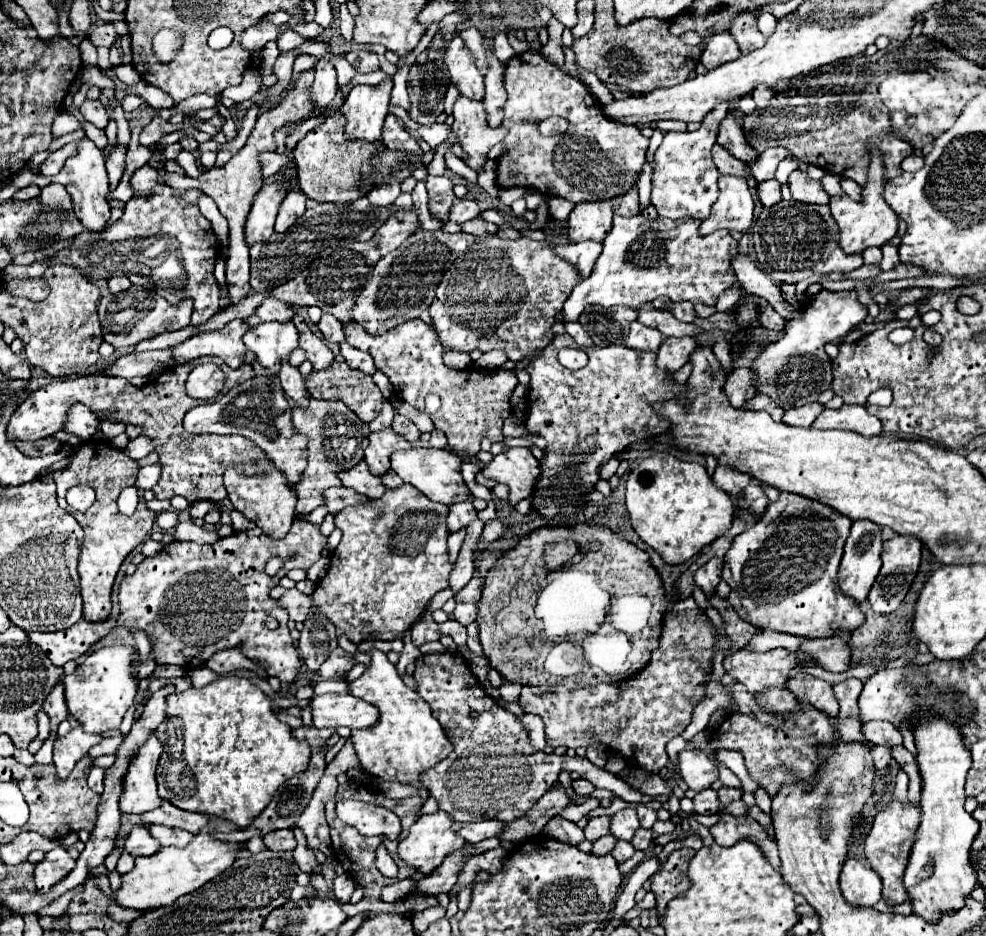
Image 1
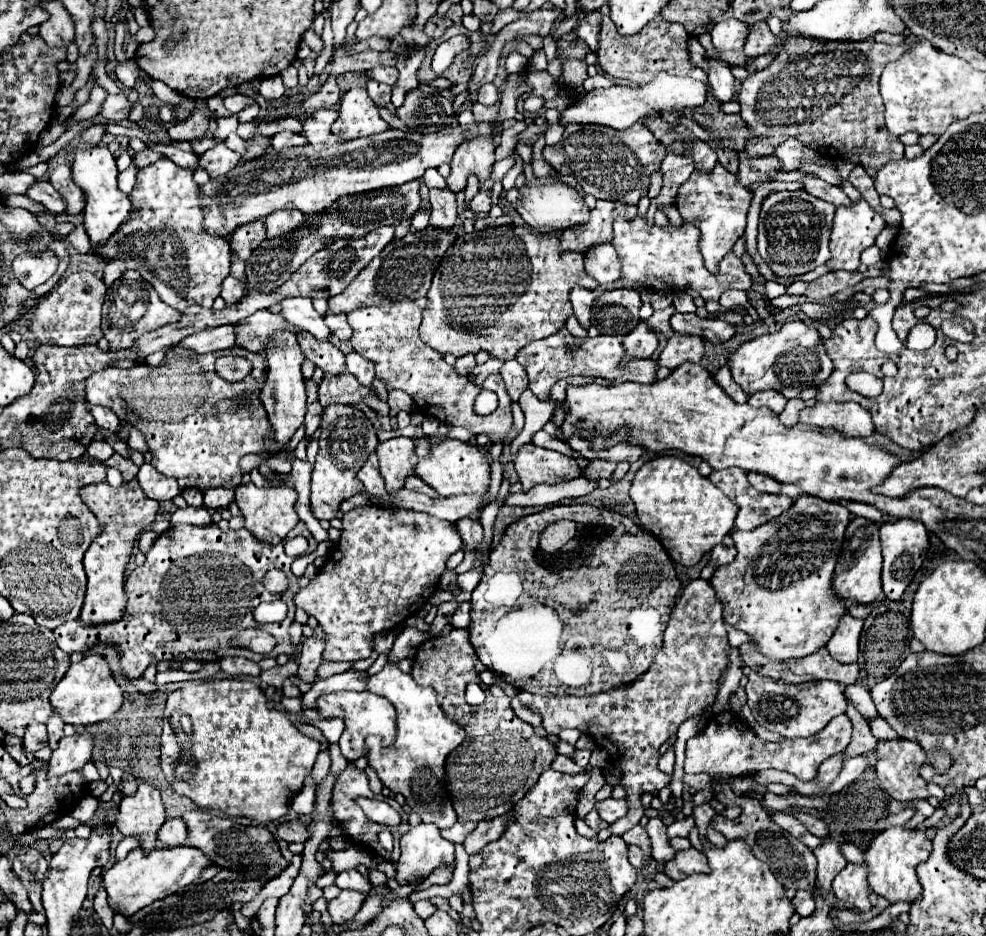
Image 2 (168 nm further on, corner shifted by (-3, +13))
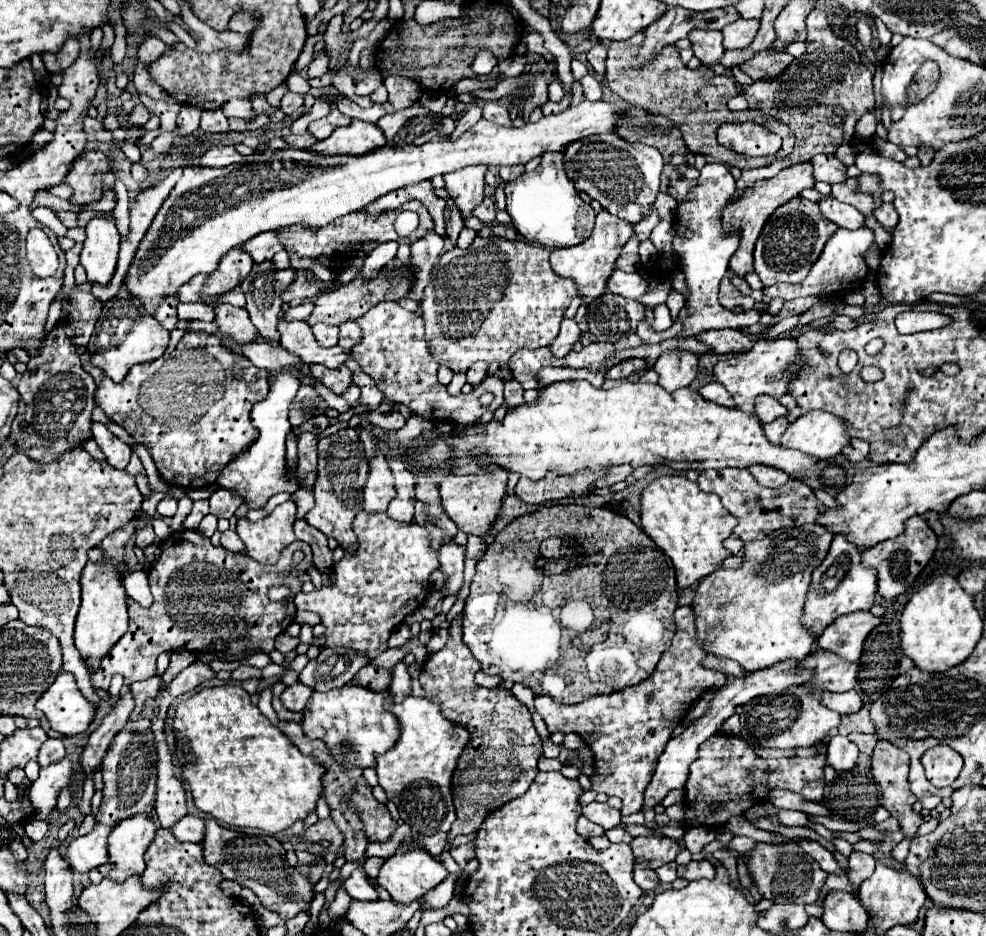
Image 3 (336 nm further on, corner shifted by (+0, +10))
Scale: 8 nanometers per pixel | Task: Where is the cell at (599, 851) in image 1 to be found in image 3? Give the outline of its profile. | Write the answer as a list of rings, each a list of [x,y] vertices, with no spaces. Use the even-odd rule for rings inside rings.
[[[680,606],[680,608],[676,608],[674,618],[676,618],[674,640],[672,640],[670,648],[662,654],[662,660],[658,662],[658,668],[654,670],[654,674],[650,678],[642,680],[642,684],[624,688],[622,692],[614,692],[614,694],[596,694],[596,696],[592,696],[580,704],[572,704],[572,706],[556,704],[554,700],[550,700],[550,696],[536,696],[534,698],[536,712],[546,720],[550,734],[572,730],[572,732],[580,734],[584,738],[584,742],[592,748],[594,760],[596,760],[596,768],[592,774],[592,788],[596,792],[620,796],[622,816],[628,816],[628,814],[642,810],[646,784],[650,784],[650,776],[654,774],[654,764],[658,762],[658,756],[662,754],[662,748],[666,746],[666,740],[670,740],[672,730],[682,722],[682,716],[686,714],[686,710],[690,710],[694,706],[694,702],[708,690],[708,686],[710,688],[714,684],[722,686],[726,682],[726,676],[722,672],[708,670],[702,666],[702,660],[708,656],[708,652],[702,650],[698,640],[696,640],[694,608]]]

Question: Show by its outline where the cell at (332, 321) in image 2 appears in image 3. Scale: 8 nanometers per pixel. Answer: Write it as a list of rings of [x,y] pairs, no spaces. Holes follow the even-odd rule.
[[[342,322],[338,328],[340,328],[340,342],[338,342],[338,346],[346,348],[346,350],[350,350],[352,344],[362,338],[362,330],[358,330],[356,322]]]

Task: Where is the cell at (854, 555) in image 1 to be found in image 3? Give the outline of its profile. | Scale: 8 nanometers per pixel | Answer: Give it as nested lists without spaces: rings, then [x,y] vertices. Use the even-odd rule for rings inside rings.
[[[836,534],[826,560],[822,562],[822,566],[814,570],[808,598],[804,604],[802,622],[812,632],[816,632],[816,636],[820,636],[824,628],[832,624],[838,616],[860,612],[860,610],[870,610],[876,598],[876,590],[878,590],[878,576],[874,568],[862,564],[862,548],[852,544],[846,536]]]

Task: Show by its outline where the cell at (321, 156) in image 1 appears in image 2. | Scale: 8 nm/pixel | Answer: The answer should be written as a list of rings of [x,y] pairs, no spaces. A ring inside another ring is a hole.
[[[319,109],[313,115],[309,115],[303,121],[303,135],[309,139],[309,145],[313,145],[317,151],[327,149],[331,145],[339,145],[343,141],[339,141],[333,133],[331,133],[331,125],[337,119],[337,111],[333,109]]]

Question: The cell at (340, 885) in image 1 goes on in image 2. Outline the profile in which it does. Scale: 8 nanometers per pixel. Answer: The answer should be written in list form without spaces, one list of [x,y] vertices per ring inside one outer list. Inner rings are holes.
[[[349,869],[349,871],[339,873],[335,885],[339,889],[353,889],[353,891],[361,891],[361,893],[369,893],[373,889],[373,885],[357,869]]]

